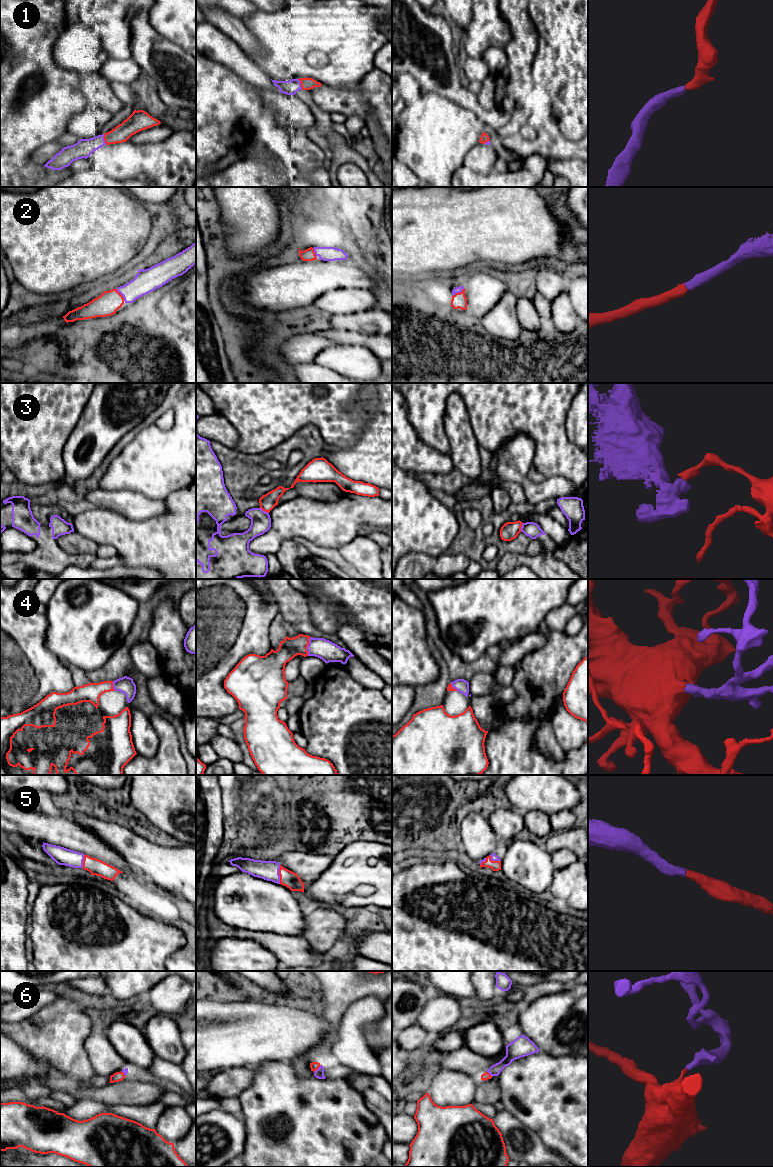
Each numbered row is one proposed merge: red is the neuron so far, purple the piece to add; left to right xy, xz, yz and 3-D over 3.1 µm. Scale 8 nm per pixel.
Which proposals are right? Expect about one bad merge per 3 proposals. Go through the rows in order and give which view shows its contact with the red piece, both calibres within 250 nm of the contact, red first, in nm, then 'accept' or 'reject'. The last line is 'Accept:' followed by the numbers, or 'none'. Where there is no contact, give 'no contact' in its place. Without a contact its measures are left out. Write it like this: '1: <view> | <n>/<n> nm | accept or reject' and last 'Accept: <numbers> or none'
1: xy | 140/150 nm | accept
2: yz | 120/50 nm | accept
3: xz | 130/160 nm | reject
4: xz | 160/160 nm | accept
5: xz | 140/160 nm | accept
6: xz | 70/80 nm | accept
Accept: 1, 2, 4, 5, 6

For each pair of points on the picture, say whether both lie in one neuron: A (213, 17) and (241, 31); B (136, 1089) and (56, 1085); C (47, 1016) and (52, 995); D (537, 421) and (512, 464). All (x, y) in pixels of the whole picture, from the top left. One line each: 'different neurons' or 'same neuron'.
A: same neuron
B: same neuron
C: different neurons
D: different neurons

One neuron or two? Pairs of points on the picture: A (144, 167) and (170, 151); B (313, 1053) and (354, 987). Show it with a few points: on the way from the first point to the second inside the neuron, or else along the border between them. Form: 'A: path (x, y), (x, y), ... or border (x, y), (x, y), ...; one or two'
A: path (150, 161), (160, 161), (164, 157); one
B: path (329, 1039), (335, 1032), (335, 1006), (337, 1004); one

